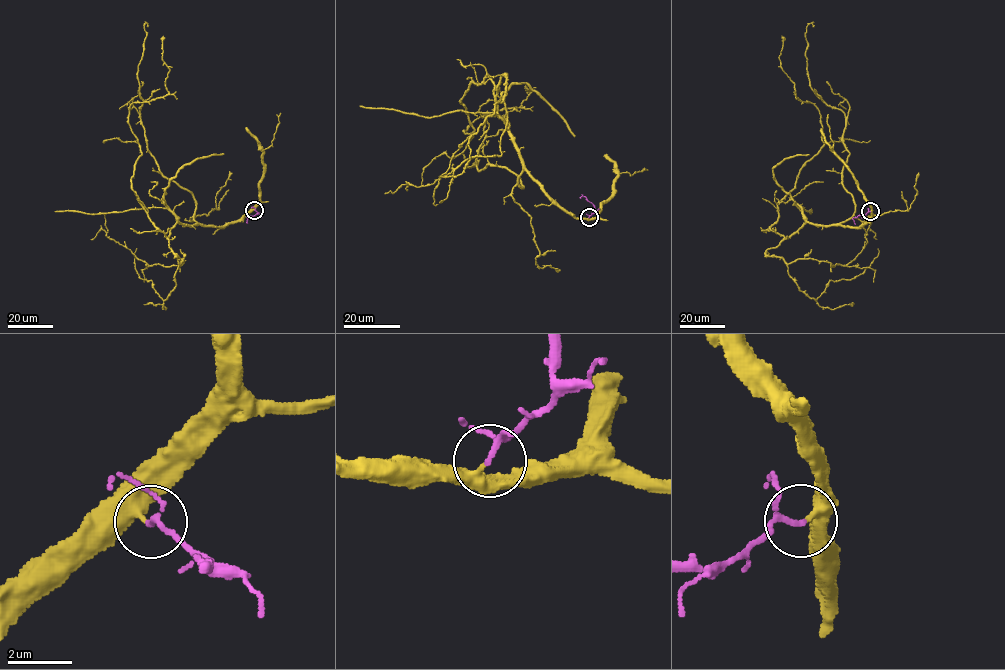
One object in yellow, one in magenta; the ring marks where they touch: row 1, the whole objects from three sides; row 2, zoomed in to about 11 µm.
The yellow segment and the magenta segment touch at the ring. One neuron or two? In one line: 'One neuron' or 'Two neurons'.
One neuron

